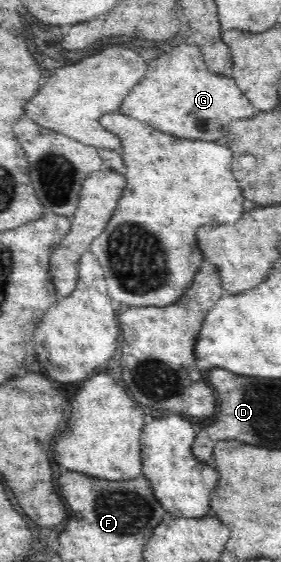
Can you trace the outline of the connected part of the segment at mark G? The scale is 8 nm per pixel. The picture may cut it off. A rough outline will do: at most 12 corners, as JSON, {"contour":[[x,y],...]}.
{"contour":[[179,41],[118,111],[209,142],[255,116],[230,74]]}

